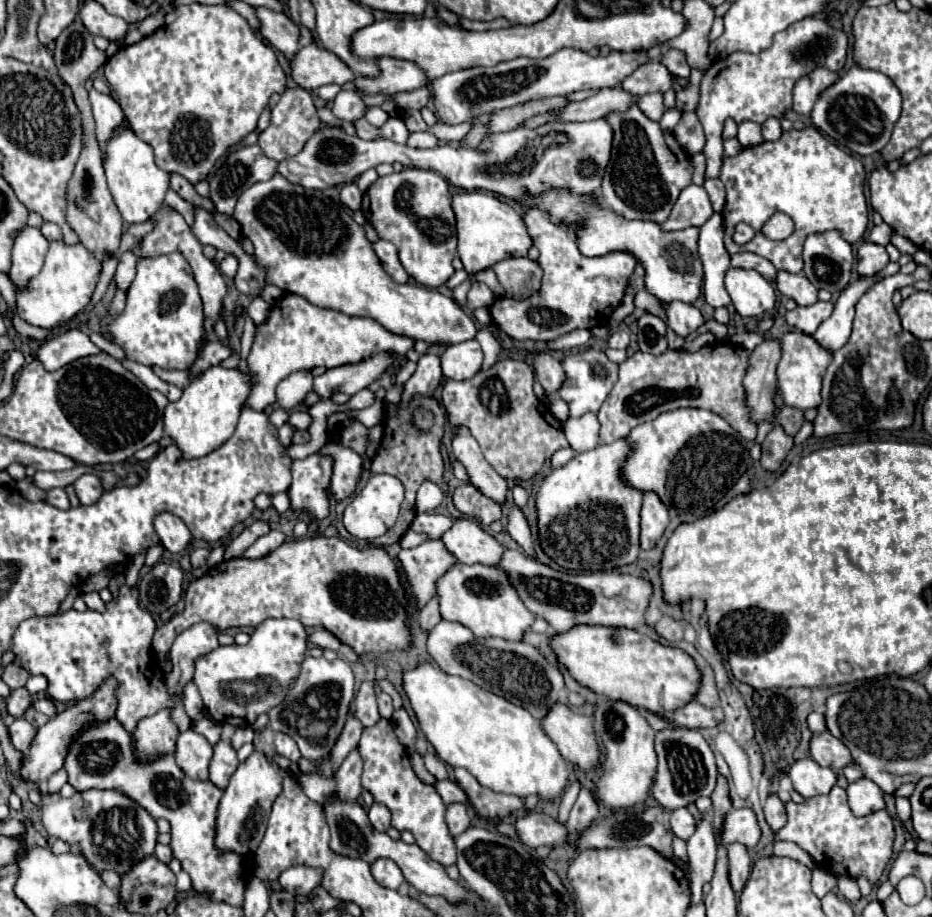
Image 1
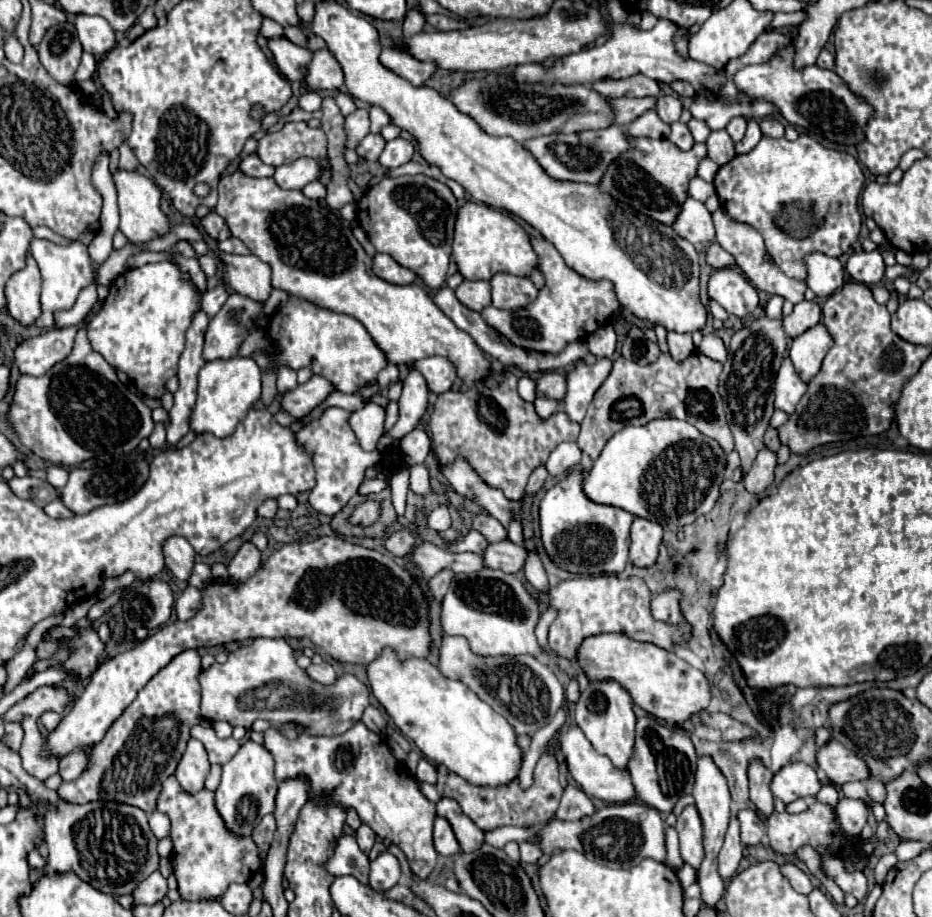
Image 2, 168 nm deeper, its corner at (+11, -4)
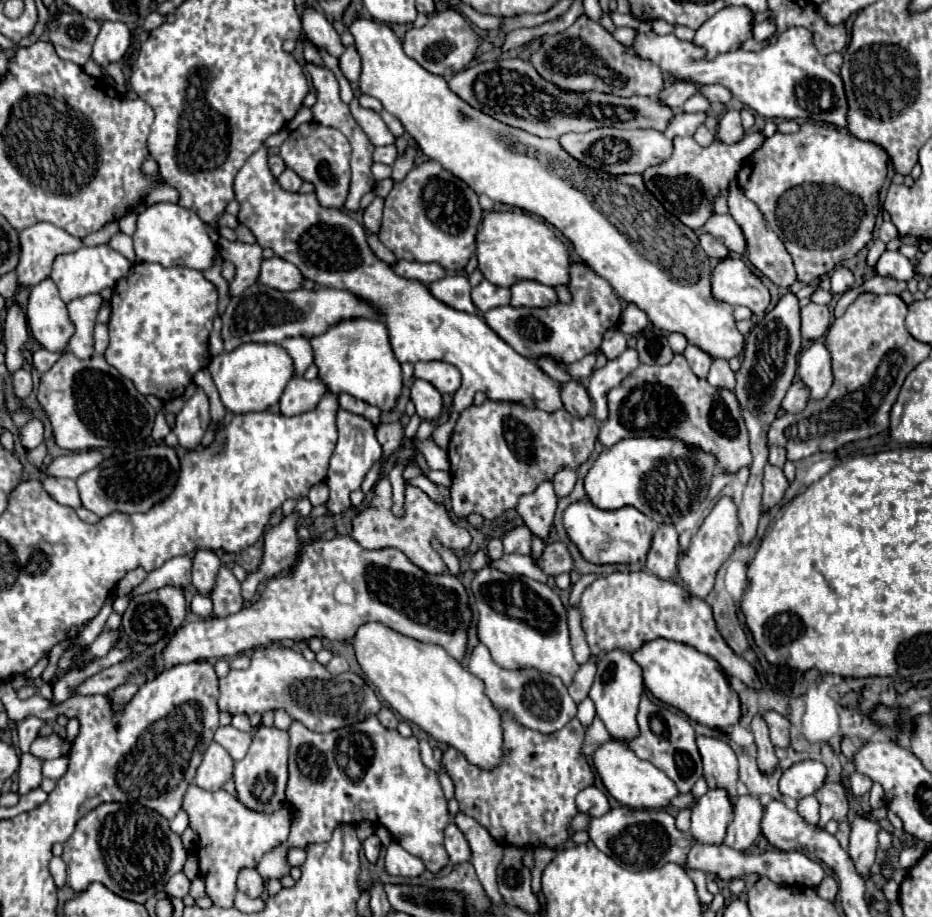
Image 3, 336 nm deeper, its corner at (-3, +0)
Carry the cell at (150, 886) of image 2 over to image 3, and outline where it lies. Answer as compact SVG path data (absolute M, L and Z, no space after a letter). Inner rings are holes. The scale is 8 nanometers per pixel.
M176 873L176 875L172 875L172 877L168 879L166 887L164 887L166 895L170 895L170 897L180 897L180 899L188 895L188 889L190 889L190 881L186 879L184 873Z

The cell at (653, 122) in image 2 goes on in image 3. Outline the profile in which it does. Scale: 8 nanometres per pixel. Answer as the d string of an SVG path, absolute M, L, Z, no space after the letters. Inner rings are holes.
M678 111L670 123L668 123L668 129L664 131L666 137L674 139L674 137L686 137L686 135L694 135L696 133L696 127L700 127L706 119L706 113L694 113L694 115L688 115L684 111Z

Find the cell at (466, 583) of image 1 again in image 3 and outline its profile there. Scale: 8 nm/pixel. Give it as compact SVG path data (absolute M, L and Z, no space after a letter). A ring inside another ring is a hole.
M484 567L478 571L472 579L472 595L478 609L478 639L484 643L492 655L492 659L500 667L516 669L516 667L540 667L540 671L548 671L560 679L564 679L566 685L572 683L574 673L578 671L578 663L572 657L570 649L570 637L568 637L568 621L566 621L566 609L560 601L560 597L540 581L534 581L526 575L506 575L502 571Z

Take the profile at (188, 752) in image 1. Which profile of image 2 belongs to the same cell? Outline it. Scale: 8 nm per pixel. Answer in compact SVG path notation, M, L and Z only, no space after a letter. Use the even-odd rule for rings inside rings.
M190 739L188 747L184 751L182 761L176 769L176 779L188 793L198 793L204 787L204 781L210 773L210 761L206 755L206 749L198 739Z

